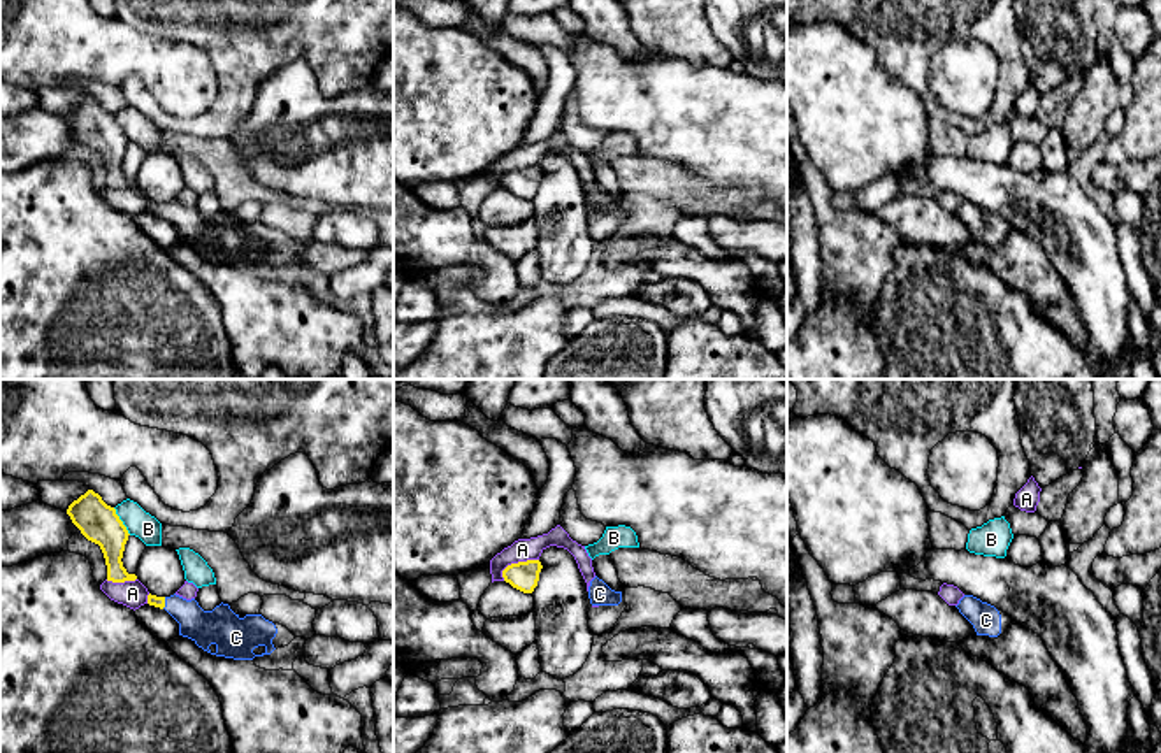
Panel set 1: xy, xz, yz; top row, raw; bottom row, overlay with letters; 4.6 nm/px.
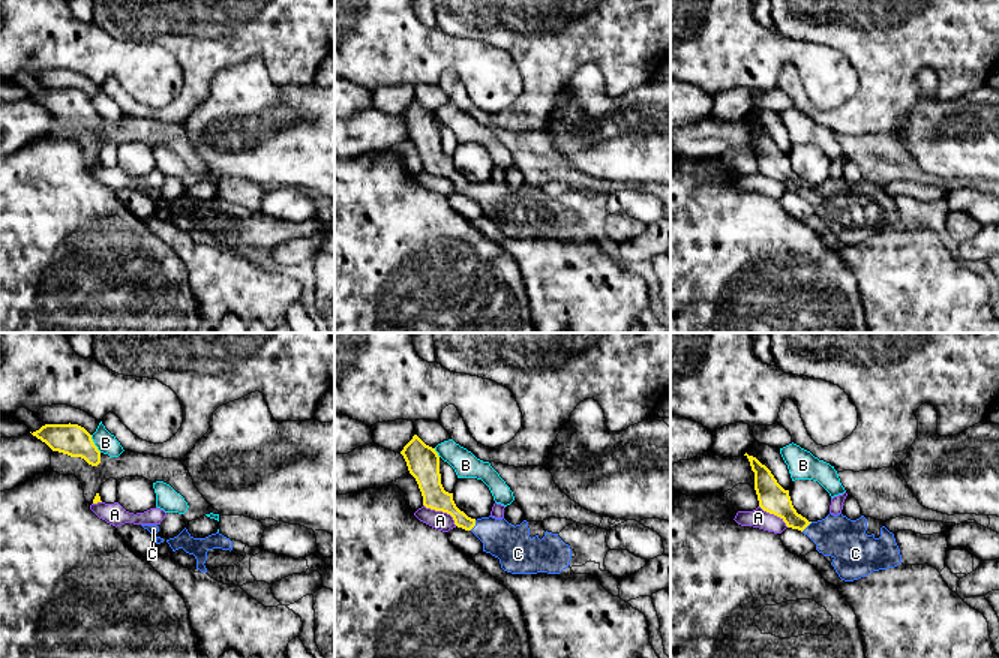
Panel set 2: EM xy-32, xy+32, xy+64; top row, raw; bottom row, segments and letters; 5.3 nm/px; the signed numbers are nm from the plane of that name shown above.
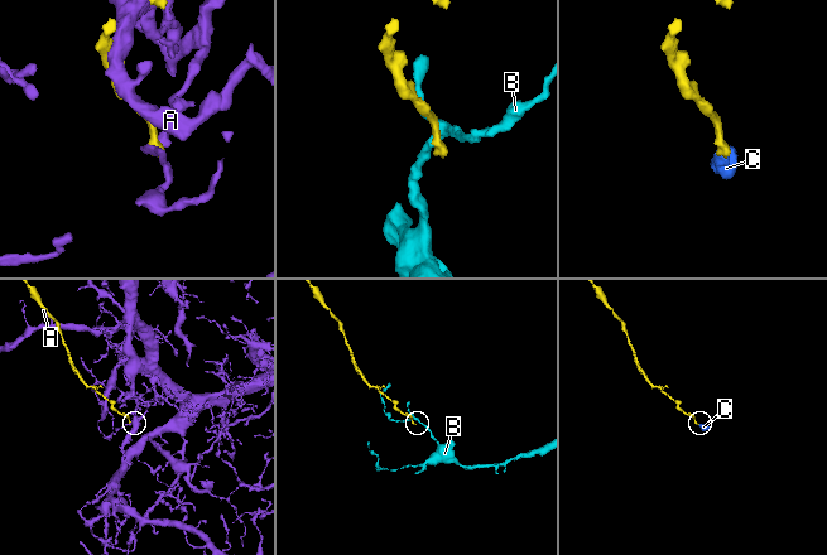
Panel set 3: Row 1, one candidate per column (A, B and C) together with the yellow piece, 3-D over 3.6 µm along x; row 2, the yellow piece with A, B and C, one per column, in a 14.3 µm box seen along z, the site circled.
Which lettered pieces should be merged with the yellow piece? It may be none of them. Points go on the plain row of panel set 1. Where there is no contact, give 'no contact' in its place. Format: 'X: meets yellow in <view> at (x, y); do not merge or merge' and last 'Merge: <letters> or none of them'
A: meets yellow in xz at (515, 171); do not merge
B: meets yellow in xy at (122, 129); do not merge
C: meets yellow in xy at (164, 209); merge
Merge: C

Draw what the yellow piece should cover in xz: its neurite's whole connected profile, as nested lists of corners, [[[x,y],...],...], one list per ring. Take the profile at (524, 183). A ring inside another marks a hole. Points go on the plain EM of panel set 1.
[[[527,167],[511,170],[502,177],[502,184],[506,190],[509,190],[513,195],[532,200],[539,188],[539,179],[543,172],[539,167]]]

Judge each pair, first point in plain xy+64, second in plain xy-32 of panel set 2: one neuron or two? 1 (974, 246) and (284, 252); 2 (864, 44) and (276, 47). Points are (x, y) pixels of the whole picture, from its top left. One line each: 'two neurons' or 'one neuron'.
1: one neuron
2: one neuron

